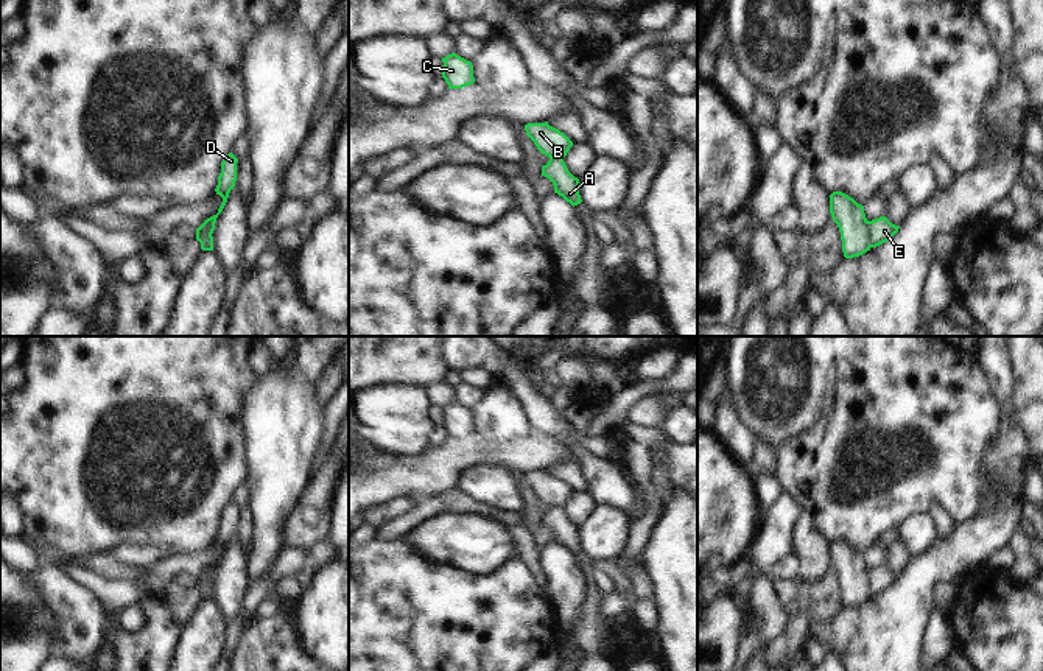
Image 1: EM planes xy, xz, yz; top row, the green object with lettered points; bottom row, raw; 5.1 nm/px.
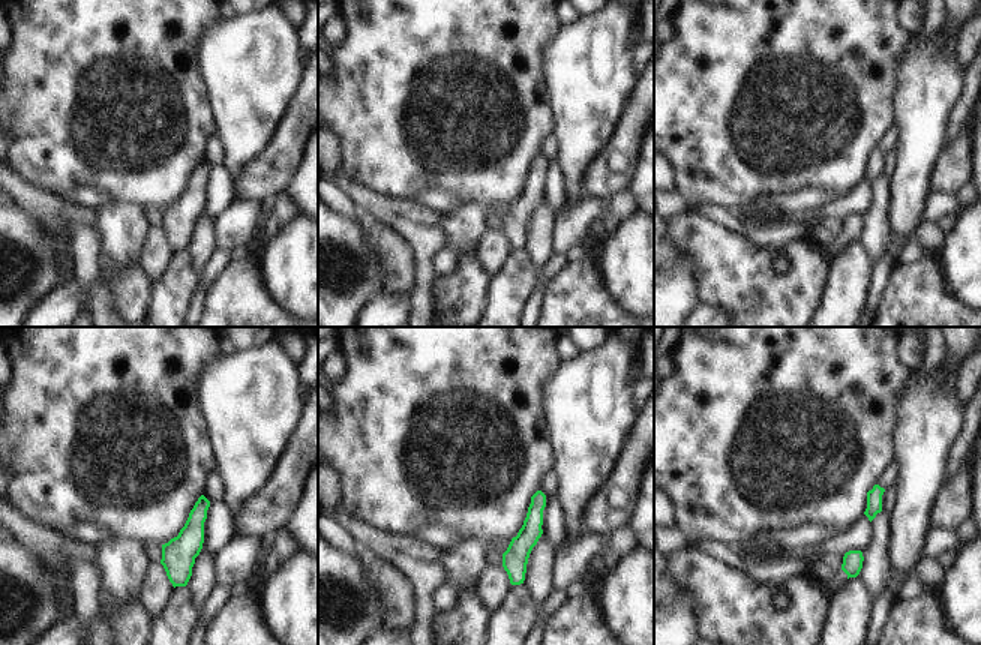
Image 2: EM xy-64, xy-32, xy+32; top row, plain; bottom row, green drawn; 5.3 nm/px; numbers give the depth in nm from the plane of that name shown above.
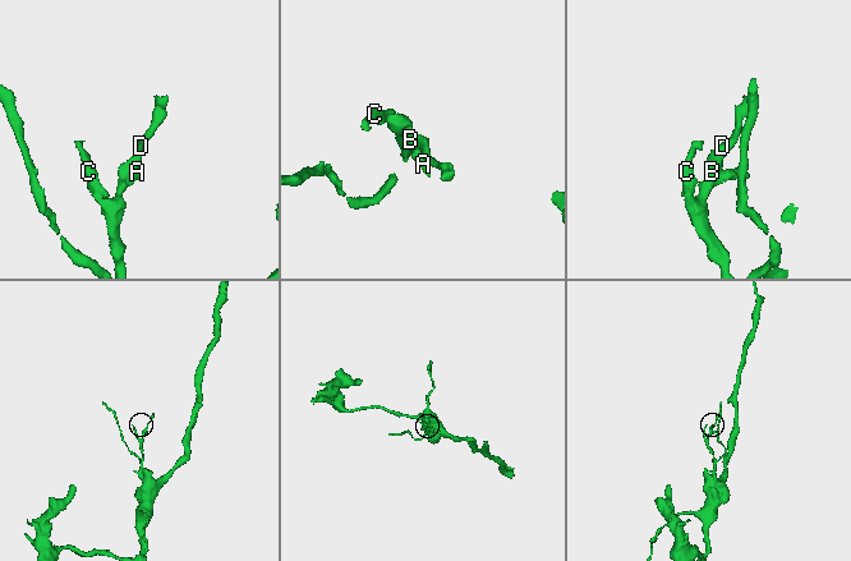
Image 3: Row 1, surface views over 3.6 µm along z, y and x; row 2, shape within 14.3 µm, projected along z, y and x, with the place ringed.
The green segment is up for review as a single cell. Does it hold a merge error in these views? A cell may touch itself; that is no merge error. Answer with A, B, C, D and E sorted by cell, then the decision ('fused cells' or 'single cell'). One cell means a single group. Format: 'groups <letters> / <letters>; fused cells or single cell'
groups A E / B C D; fused cells

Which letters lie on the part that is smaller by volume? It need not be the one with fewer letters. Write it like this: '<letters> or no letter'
A, E

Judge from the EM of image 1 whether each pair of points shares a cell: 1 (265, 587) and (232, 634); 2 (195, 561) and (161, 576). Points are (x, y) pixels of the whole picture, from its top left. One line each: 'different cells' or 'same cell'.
1: same cell
2: same cell

